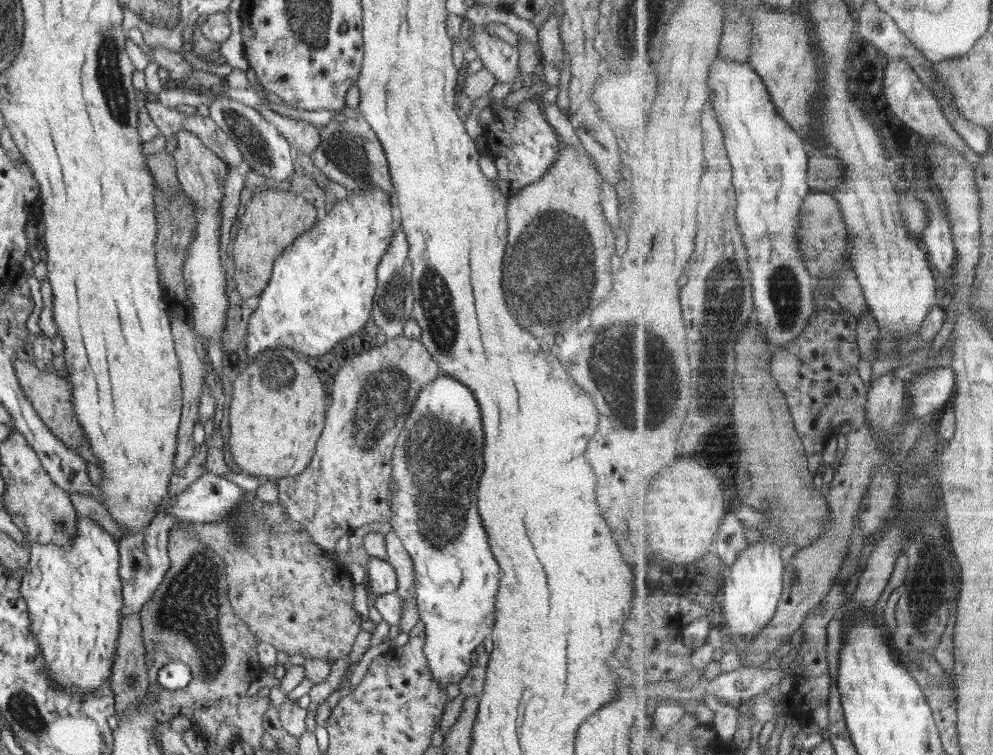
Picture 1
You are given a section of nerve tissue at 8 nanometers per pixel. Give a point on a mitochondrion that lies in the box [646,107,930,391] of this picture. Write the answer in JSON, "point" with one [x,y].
{"point":[729,286]}

